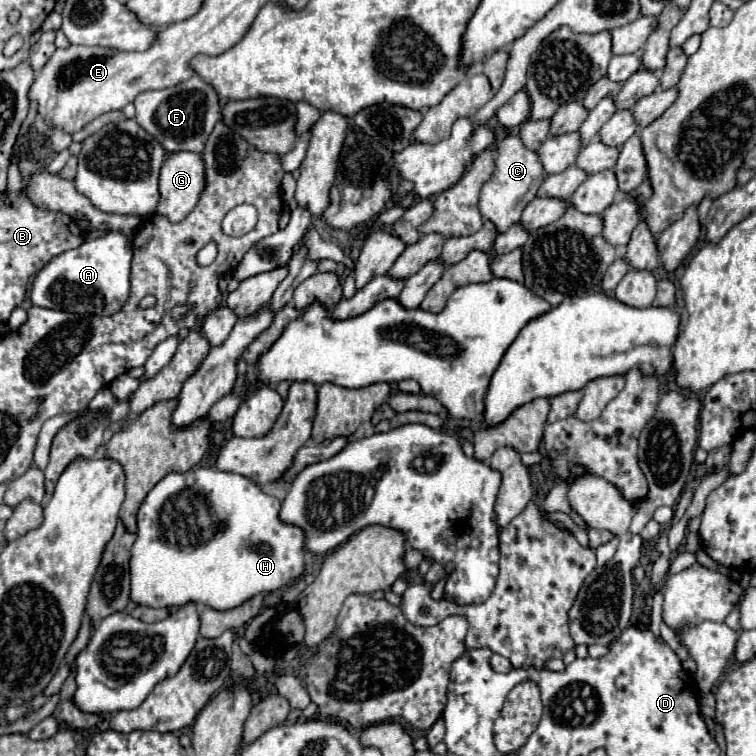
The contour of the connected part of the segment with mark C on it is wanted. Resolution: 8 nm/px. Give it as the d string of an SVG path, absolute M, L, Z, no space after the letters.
M509 133L507 137L503 137L497 143L495 151L497 151L495 173L493 173L493 177L481 189L479 209L481 209L481 215L485 219L493 221L495 227L497 227L497 231L503 233L513 223L517 223L521 219L523 209L537 195L537 189L539 189L539 185L545 179L545 169L543 169L539 157L537 157L537 153L531 151L531 149L527 149L517 133Z

